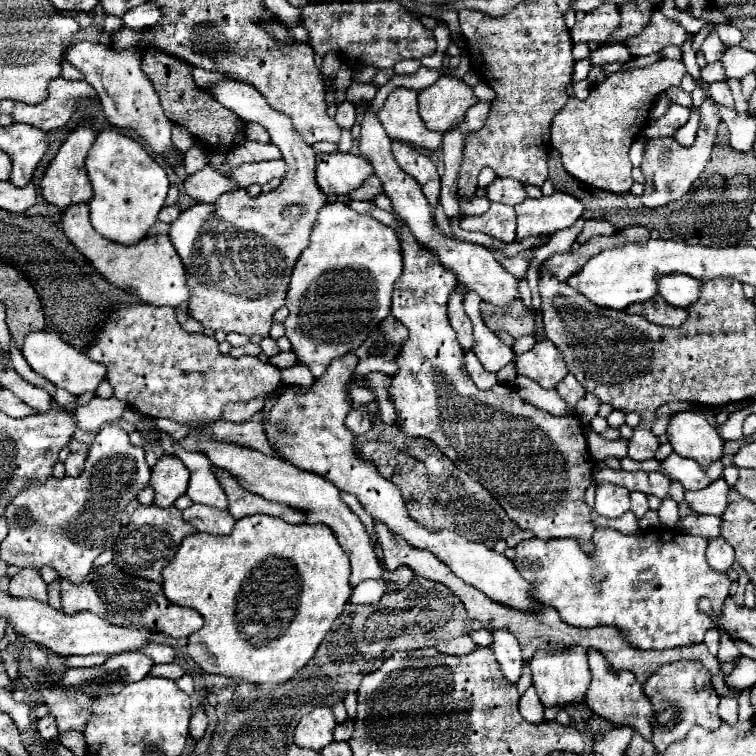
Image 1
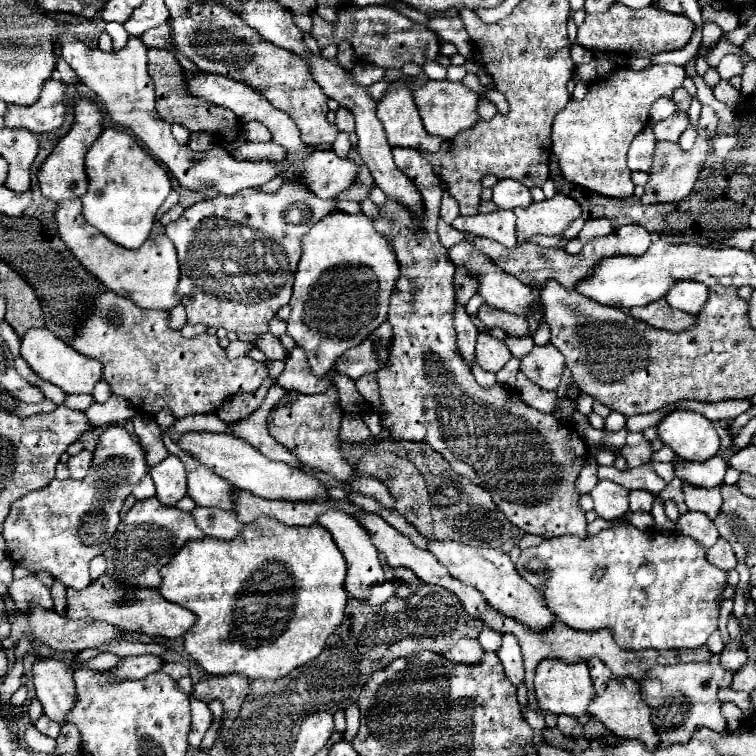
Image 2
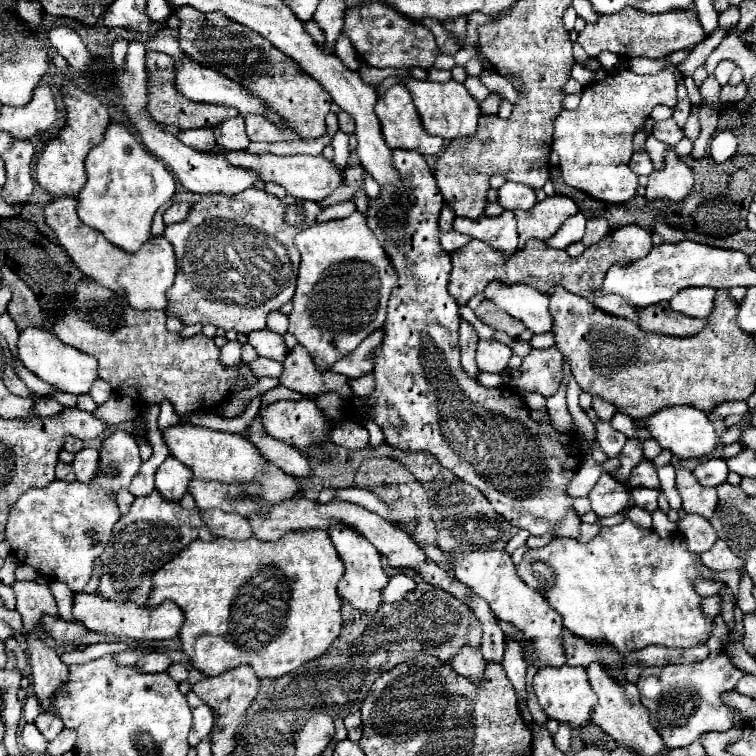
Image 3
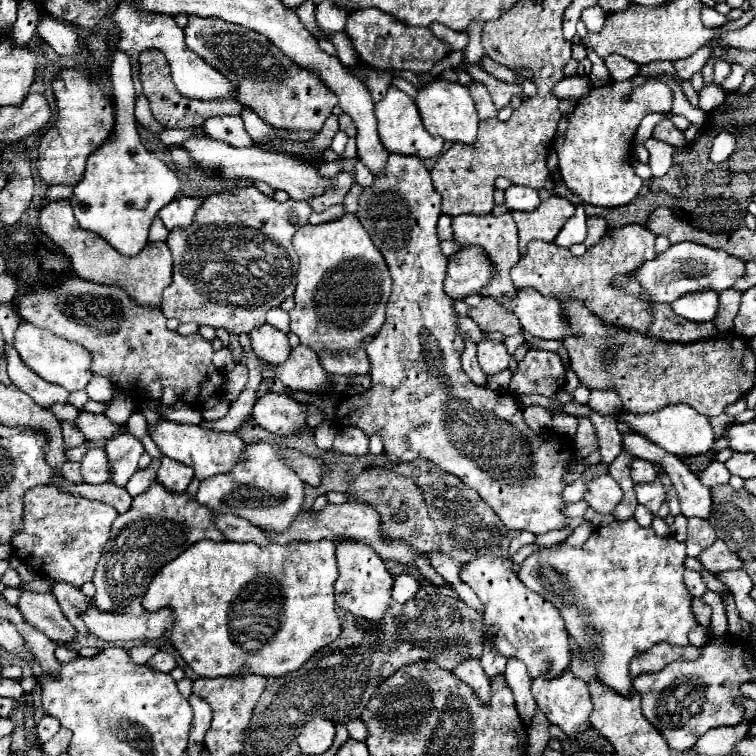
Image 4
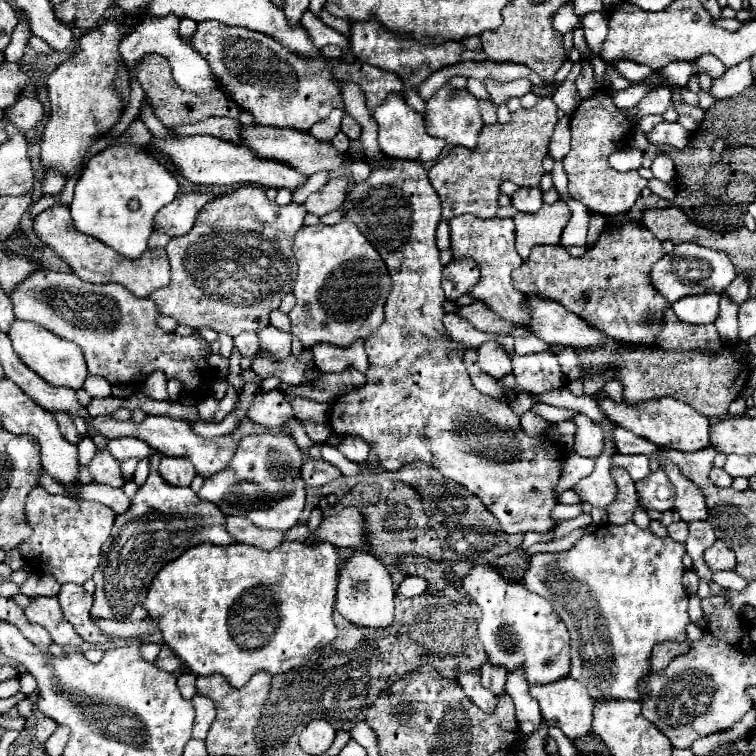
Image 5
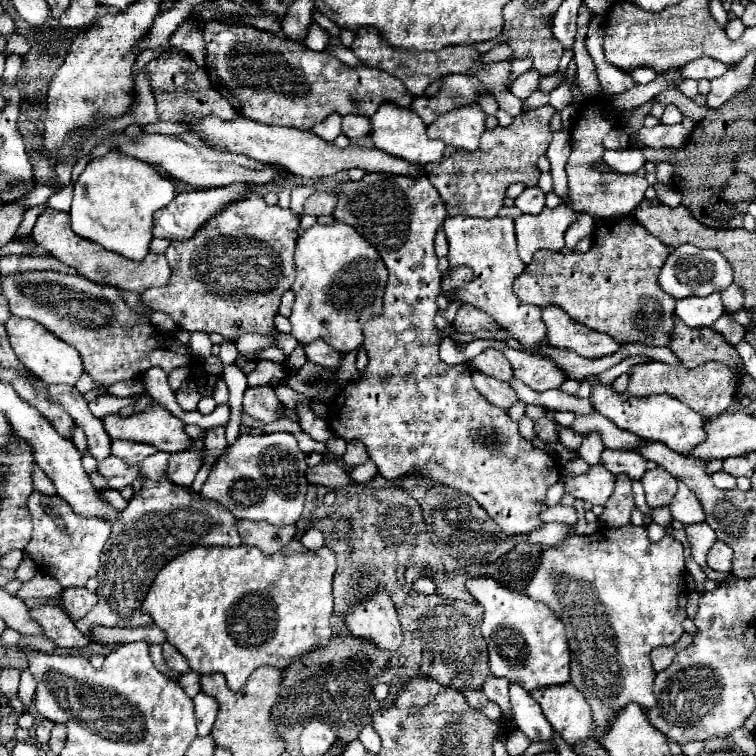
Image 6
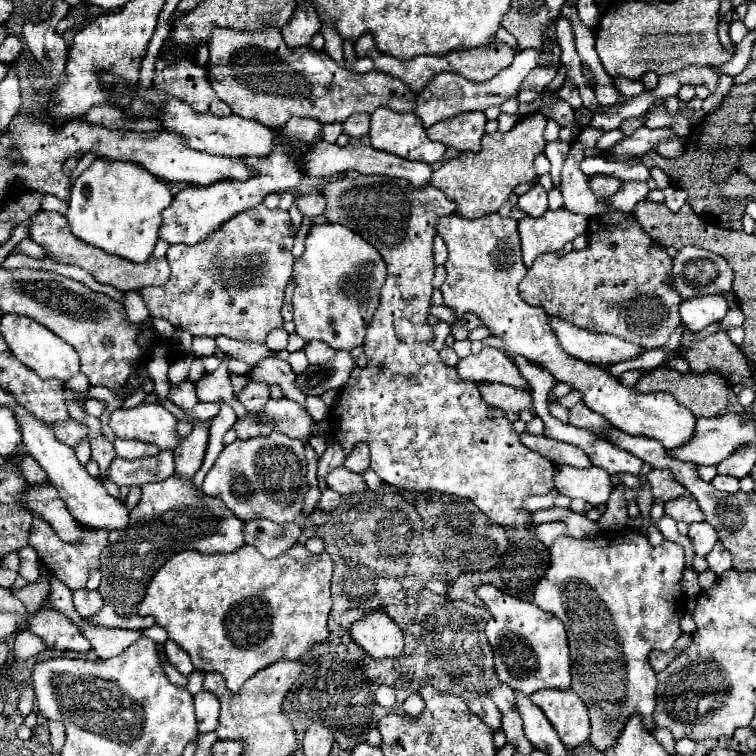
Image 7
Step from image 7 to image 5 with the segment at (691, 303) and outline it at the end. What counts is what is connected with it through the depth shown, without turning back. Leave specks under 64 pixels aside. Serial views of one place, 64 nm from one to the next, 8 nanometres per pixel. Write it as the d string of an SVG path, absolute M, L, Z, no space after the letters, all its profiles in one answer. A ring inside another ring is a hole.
M718 294L684 296L672 304L674 314L688 324L712 324L718 316Z

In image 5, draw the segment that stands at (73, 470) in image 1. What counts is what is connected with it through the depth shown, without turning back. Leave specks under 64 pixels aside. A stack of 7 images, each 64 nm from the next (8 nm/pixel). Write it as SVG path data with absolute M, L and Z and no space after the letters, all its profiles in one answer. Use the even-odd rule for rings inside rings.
M98 450L88 464L88 472L92 474L94 482L98 484L110 484L110 486L122 486L124 480L120 476L120 466L116 460L112 460L112 454L108 450Z

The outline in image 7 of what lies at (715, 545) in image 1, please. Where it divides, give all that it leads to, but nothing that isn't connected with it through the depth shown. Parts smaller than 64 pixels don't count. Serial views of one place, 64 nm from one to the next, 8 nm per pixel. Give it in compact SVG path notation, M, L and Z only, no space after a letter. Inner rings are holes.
M716 542L716 544L714 544L714 548L712 548L710 554L706 556L706 562L708 562L710 570L716 572L718 576L720 576L722 572L726 572L726 570L732 568L732 556L730 556L730 552L724 548L722 542Z

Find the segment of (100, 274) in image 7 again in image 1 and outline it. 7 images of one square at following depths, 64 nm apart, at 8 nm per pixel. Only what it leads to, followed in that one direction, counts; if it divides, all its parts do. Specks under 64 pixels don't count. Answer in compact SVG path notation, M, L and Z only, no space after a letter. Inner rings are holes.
M78 204L78 206L64 210L62 228L64 228L64 234L76 244L76 248L92 262L92 266L106 280L110 280L112 284L118 284L118 288L122 290L130 290L142 302L152 304L152 306L172 306L174 308L190 300L186 268L166 234L146 236L140 242L130 244L130 246L110 242L92 228L90 210L86 204Z

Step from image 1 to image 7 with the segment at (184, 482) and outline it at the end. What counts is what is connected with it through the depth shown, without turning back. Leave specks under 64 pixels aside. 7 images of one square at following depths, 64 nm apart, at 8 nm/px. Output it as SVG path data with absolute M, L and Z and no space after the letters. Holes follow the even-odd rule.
M200 422L194 426L194 432L180 442L180 448L174 452L176 476L190 480L204 460L204 450L208 444L208 422Z

